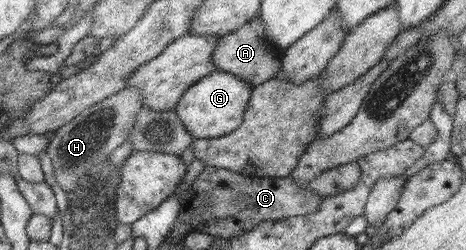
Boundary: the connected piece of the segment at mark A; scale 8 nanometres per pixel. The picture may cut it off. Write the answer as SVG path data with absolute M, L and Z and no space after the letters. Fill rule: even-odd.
M255 16L245 25L237 27L237 30L222 34L211 51L213 66L221 72L241 78L245 84L249 84L251 87L273 78L277 74L277 62L281 59L282 53L275 52L275 48L269 42L265 42L263 31L265 30L263 30L261 18Z

